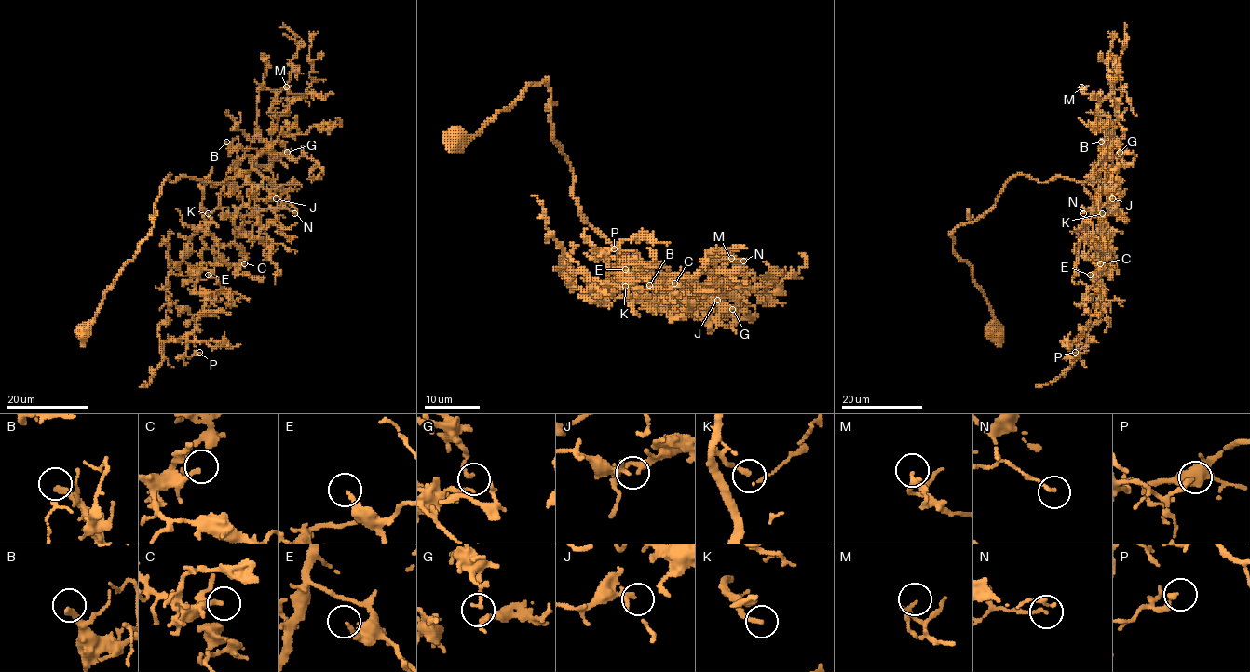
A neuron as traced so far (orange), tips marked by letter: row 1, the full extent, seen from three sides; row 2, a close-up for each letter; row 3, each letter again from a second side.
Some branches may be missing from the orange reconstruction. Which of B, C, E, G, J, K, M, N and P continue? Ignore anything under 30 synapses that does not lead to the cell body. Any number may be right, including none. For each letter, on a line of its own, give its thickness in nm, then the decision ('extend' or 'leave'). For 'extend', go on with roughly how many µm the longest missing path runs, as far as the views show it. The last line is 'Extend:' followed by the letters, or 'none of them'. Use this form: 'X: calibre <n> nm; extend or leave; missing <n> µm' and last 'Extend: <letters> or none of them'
B: calibre 190 nm; extend; missing 8 µm
C: calibre 190 nm; leave
E: calibre 180 nm; leave
G: calibre 110 nm; leave
J: calibre 220 nm; leave
K: calibre 190 nm; extend; missing 30 µm
M: calibre 150 nm; leave
N: calibre 130 nm; leave
P: calibre 190 nm; leave
Extend: B, K

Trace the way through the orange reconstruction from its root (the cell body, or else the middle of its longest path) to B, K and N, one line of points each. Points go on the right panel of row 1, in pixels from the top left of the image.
B: (993, 332), (972, 268), (954, 253), (954, 230), (983, 217), (1014, 176), (1089, 181), (1110, 153), (1101, 141)
K: (993, 332), (972, 268), (954, 253), (954, 230), (983, 217), (1017, 175), (1080, 181), (1102, 213)
N: (993, 332), (954, 230), (983, 217), (1014, 176), (1085, 183), (1103, 170), (1099, 211), (1083, 213)

